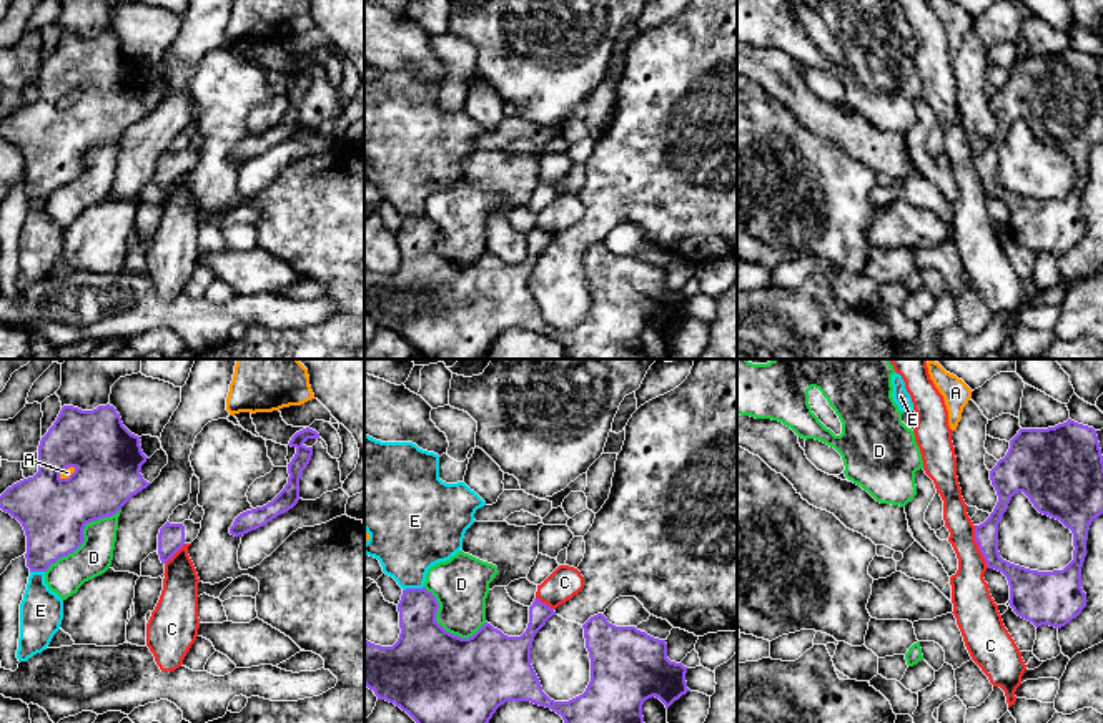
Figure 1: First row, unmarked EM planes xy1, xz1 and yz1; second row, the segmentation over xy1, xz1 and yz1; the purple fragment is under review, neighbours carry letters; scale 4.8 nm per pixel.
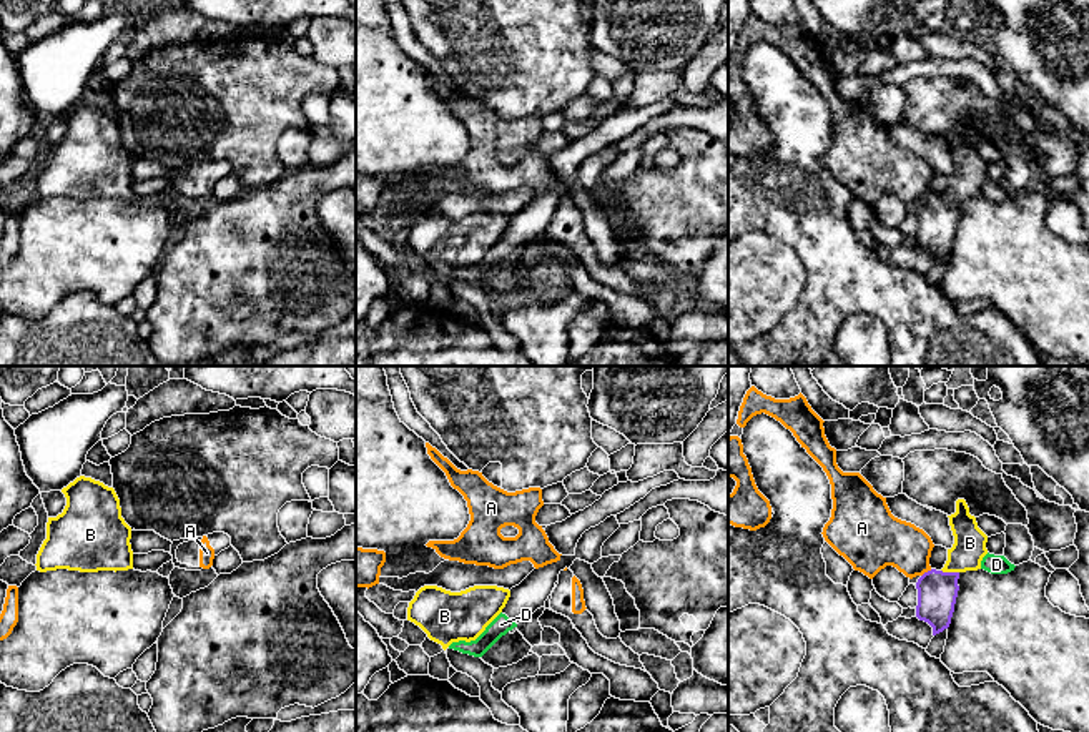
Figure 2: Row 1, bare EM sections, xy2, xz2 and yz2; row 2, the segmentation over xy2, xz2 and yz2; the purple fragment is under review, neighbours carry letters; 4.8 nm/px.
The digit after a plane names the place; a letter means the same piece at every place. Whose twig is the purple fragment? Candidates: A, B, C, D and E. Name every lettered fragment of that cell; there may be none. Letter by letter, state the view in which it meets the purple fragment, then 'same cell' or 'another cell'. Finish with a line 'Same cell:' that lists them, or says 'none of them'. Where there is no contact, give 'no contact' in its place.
A: meets purple in yz2; another cell
B: meets purple in yz2; same cell
C: meets purple in yz1; another cell
D: meets purple in xy1; another cell
E: meets purple in xz1; another cell
Same cell: B

